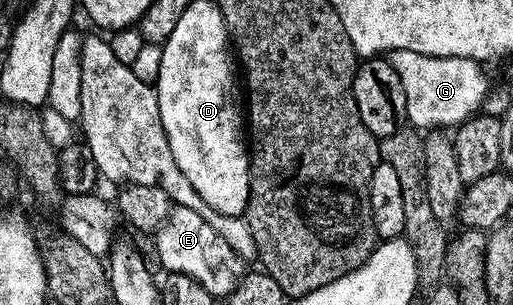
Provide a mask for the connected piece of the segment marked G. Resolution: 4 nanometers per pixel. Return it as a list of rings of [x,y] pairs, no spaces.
[[[395,49],[387,54],[386,60],[398,71],[398,79],[402,79],[402,91],[406,91],[406,115],[408,125],[420,131],[436,131],[441,127],[461,125],[481,108],[484,96],[488,93],[488,77],[483,73],[481,62],[471,61],[465,57],[431,57],[418,51],[402,51]]]

